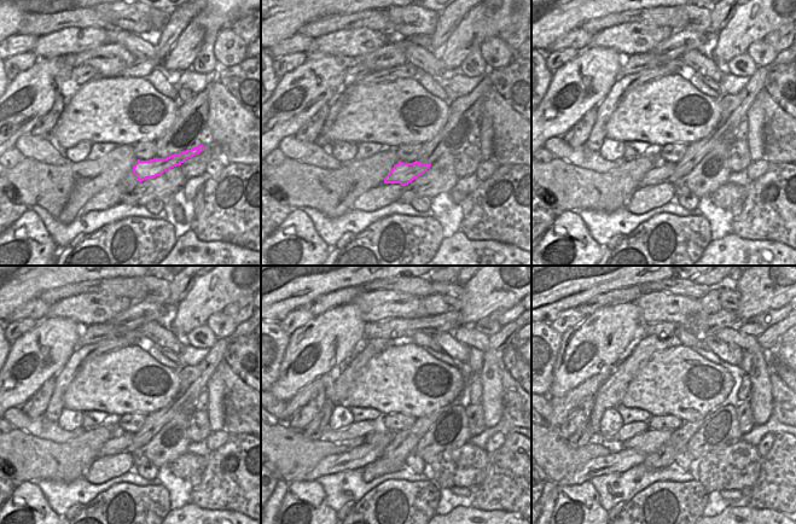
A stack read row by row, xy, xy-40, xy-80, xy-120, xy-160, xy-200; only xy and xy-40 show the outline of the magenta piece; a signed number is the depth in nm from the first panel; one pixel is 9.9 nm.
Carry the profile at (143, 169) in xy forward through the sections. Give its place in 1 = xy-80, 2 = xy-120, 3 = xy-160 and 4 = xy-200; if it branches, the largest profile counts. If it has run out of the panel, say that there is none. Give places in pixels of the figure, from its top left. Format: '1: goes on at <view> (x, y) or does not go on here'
1: goes on at xy-80 (663, 172)
2: goes on at xy-120 (117, 444)
3: goes on at xy-160 (358, 458)
4: goes on at xy-200 (626, 459)

